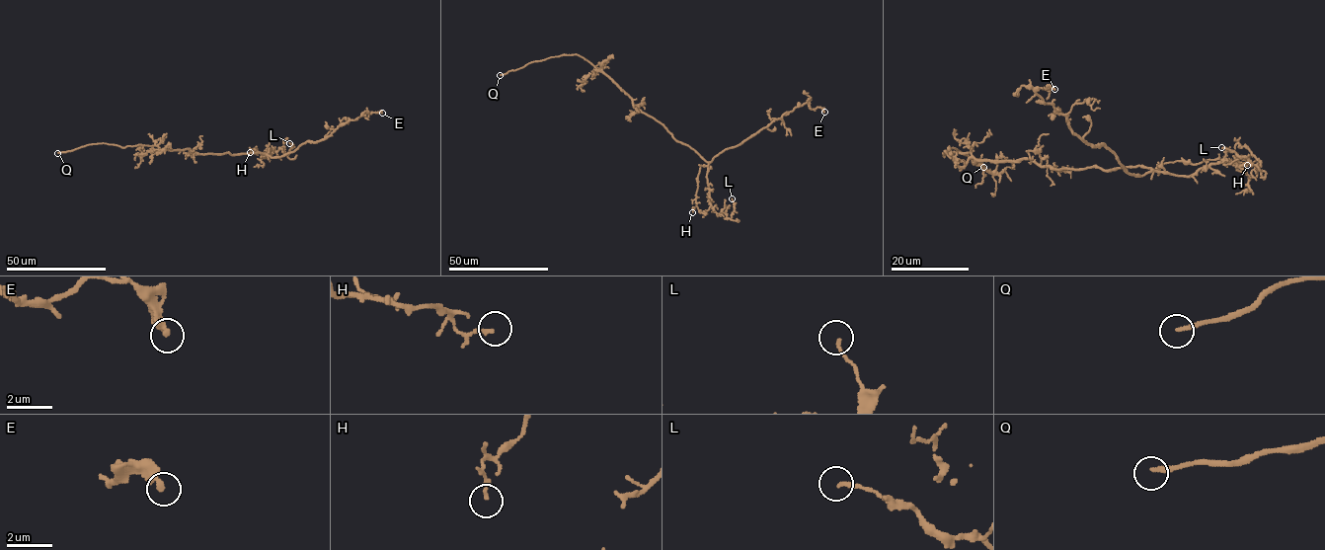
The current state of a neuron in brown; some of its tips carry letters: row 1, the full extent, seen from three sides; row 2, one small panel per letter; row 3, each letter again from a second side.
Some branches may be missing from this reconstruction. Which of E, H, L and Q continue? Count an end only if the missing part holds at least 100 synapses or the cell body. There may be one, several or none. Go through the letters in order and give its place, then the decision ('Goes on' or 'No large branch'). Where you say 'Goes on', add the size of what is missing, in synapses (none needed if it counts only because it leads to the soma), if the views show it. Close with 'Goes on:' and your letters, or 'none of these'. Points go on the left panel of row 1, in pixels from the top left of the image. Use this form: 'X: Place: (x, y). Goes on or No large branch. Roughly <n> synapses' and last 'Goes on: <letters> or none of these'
E: Place: (382, 113). No large branch
H: Place: (250, 152). No large branch
L: Place: (289, 143). No large branch
Q: Place: (57, 153). Goes on
Goes on: Q

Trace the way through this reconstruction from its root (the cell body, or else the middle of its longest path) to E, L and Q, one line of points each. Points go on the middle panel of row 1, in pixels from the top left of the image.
E: (669, 131), (676, 140), (710, 162), (795, 107), (807, 102), (811, 109), (820, 107), (824, 112)
L: (669, 131), (708, 163), (707, 182), (711, 207), (731, 218), (734, 211), (732, 198)
Q: (669, 131), (636, 109), (632, 100), (600, 69), (577, 54), (532, 61), (500, 75)

